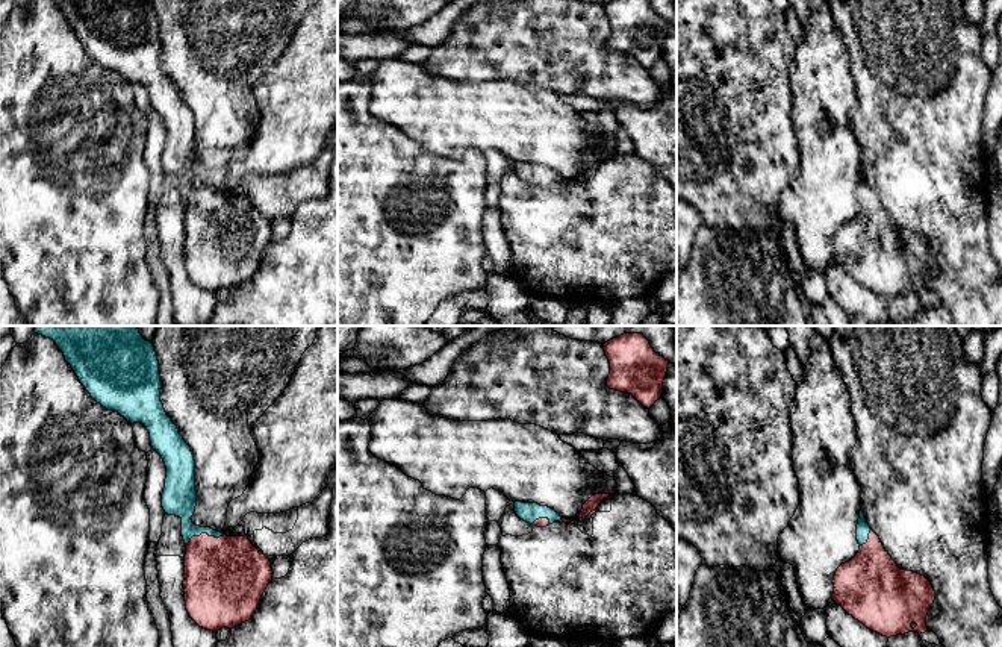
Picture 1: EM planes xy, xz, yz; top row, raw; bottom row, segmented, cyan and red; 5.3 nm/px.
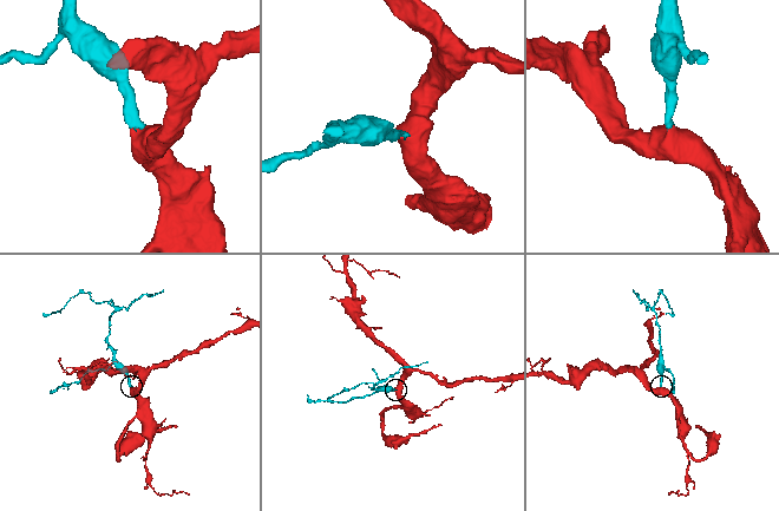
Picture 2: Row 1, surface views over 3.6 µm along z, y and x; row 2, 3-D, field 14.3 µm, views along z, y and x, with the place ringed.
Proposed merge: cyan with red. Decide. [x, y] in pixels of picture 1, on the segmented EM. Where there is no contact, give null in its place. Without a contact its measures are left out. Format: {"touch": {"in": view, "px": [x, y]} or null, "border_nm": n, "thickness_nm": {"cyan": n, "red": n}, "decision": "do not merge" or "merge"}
{"touch": {"in": "xy", "px": [203, 532]}, "border_nm": 200, "thickness_nm": {"cyan": 190, "red": 400}, "decision": "merge"}

